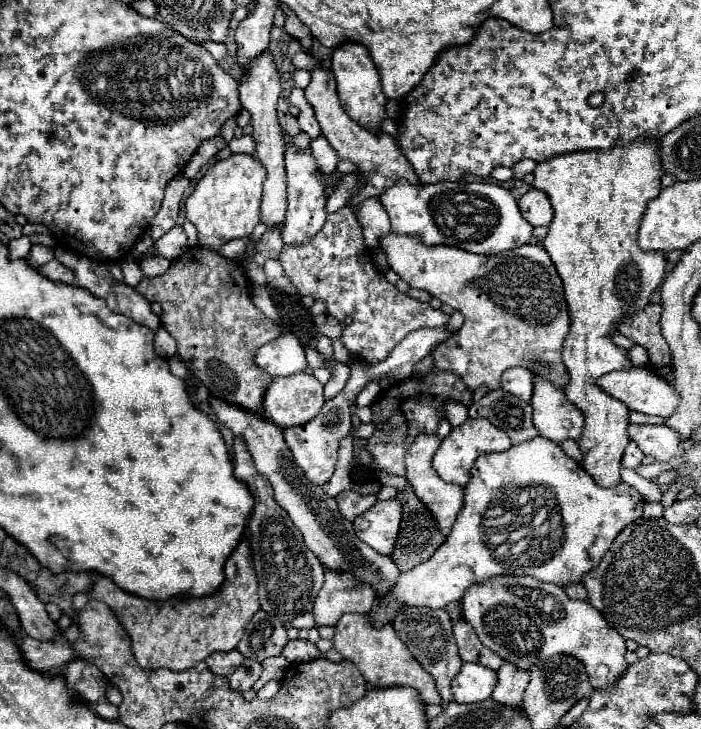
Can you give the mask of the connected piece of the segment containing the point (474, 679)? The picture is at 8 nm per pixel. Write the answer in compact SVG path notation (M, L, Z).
M463 663L459 675L451 681L453 699L457 703L479 703L491 697L497 673L477 663Z

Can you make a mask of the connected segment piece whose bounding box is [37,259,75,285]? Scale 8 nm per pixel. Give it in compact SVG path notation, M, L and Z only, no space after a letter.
M57 259L41 265L39 269L39 275L51 279L51 281L61 281L61 283L67 283L67 285L73 285L75 283L75 277L73 277L73 271L71 269L65 269L65 265L61 265Z

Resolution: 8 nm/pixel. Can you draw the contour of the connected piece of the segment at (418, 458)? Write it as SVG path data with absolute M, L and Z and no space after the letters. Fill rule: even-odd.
M421 433L421 437L417 437L417 441L413 441L411 449L407 451L407 457L405 457L405 465L407 465L407 481L409 485L413 487L415 495L421 499L421 503L431 511L439 531L447 537L451 533L451 527L457 519L457 513L461 511L463 507L463 499L465 499L465 493L463 493L463 487L457 487L453 483L445 483L437 473L435 469L431 467L431 459L433 459L433 453L437 451L437 447L441 445L441 439L437 435L425 435Z

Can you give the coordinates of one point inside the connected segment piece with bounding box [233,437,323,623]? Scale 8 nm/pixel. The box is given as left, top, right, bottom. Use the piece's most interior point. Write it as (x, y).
(290, 576)

